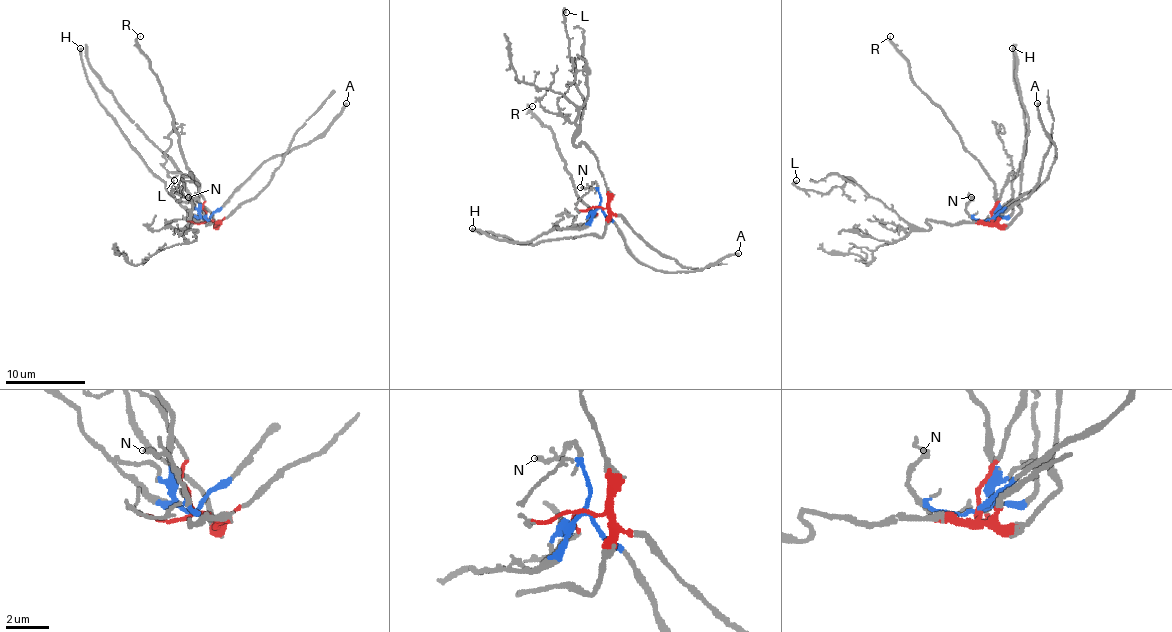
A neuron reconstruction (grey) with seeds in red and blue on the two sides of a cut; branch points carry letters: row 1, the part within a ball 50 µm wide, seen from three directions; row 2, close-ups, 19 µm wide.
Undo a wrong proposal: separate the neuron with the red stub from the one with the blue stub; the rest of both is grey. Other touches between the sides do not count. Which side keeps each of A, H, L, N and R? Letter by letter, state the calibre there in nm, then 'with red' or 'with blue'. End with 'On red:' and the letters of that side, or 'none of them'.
A: 220 nm | with blue
H: 240 nm | with blue
L: 240 nm | with red
N: 160 nm | with blue
R: 190 nm | with blue
On red: L

